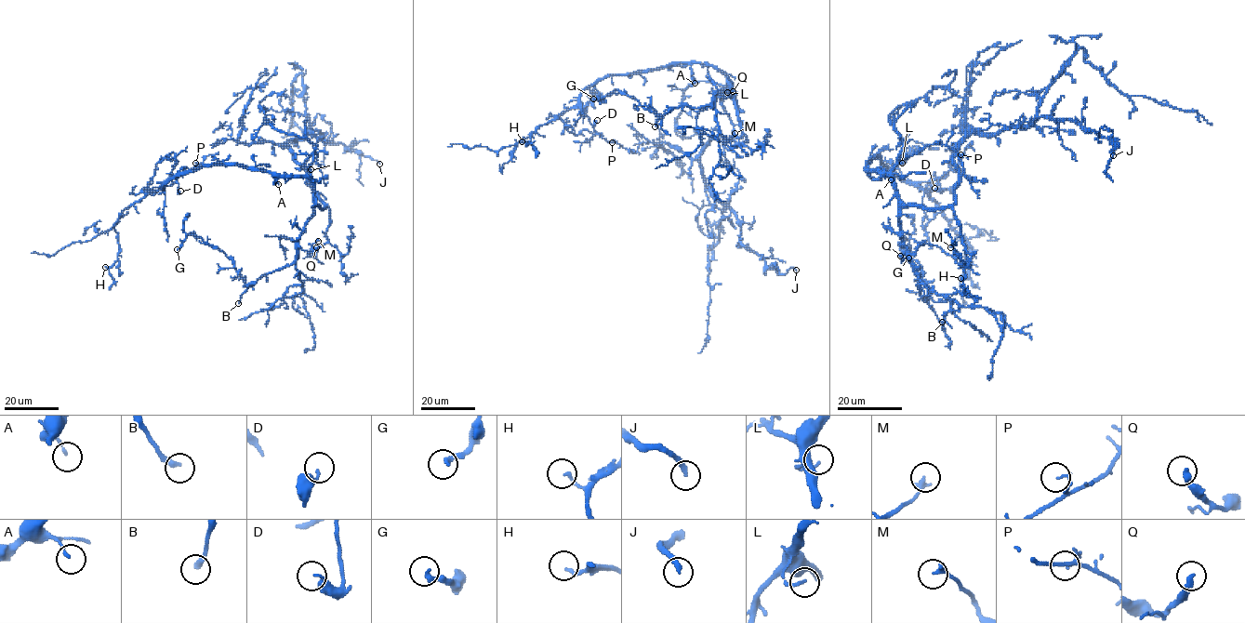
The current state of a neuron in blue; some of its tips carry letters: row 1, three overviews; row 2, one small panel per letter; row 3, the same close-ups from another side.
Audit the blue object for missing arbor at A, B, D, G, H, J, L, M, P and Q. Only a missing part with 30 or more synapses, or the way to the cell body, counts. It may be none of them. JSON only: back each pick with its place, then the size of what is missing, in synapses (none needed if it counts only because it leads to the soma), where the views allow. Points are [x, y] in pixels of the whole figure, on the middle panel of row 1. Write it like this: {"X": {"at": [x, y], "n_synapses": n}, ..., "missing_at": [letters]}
{"B": {"at": [655, 126]}, "missing_at": ["B"]}

